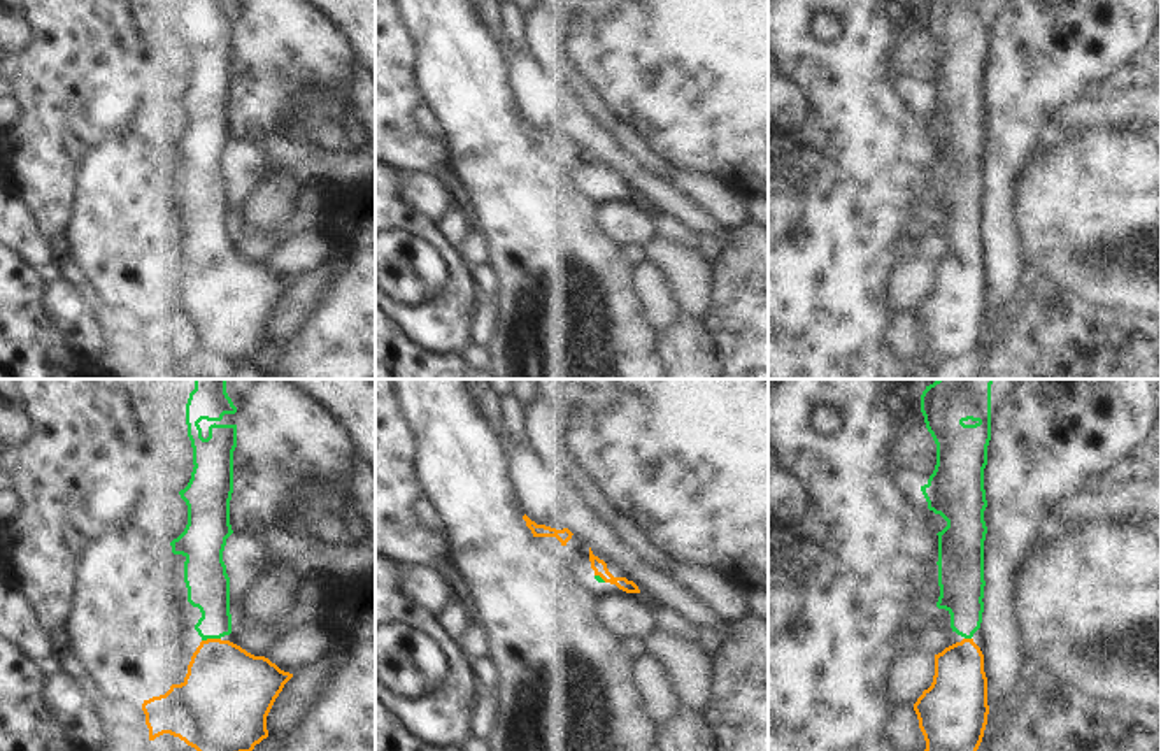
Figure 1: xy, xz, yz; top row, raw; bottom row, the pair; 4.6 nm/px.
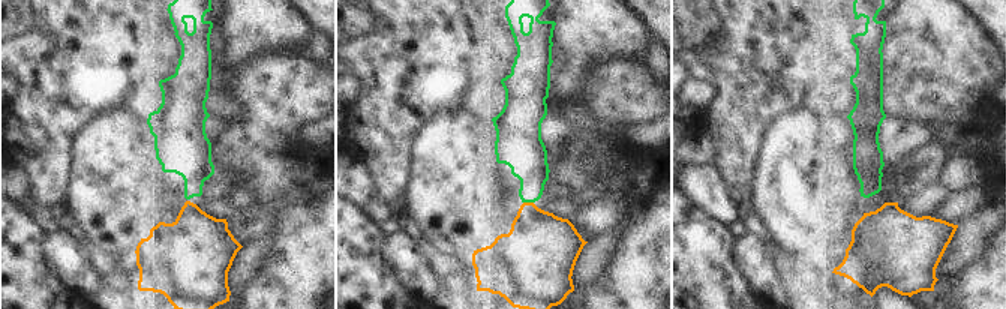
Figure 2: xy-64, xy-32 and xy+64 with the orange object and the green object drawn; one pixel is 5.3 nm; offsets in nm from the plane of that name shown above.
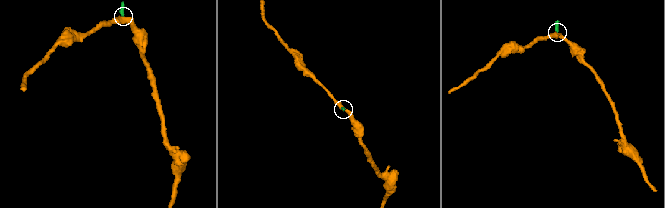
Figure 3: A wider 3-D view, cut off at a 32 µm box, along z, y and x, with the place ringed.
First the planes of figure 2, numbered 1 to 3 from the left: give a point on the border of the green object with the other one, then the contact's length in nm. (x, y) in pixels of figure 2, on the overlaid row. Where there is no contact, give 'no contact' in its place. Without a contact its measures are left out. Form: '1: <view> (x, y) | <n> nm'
1: no contact
2: xy-32 (528, 203) | 60 nm
3: no contact

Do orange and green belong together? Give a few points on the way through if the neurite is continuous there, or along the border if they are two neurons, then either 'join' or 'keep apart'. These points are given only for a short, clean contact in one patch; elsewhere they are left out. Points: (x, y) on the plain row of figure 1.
across xy (227, 297), (213, 264), (211, 246), (211, 200), (207, 192) | join

